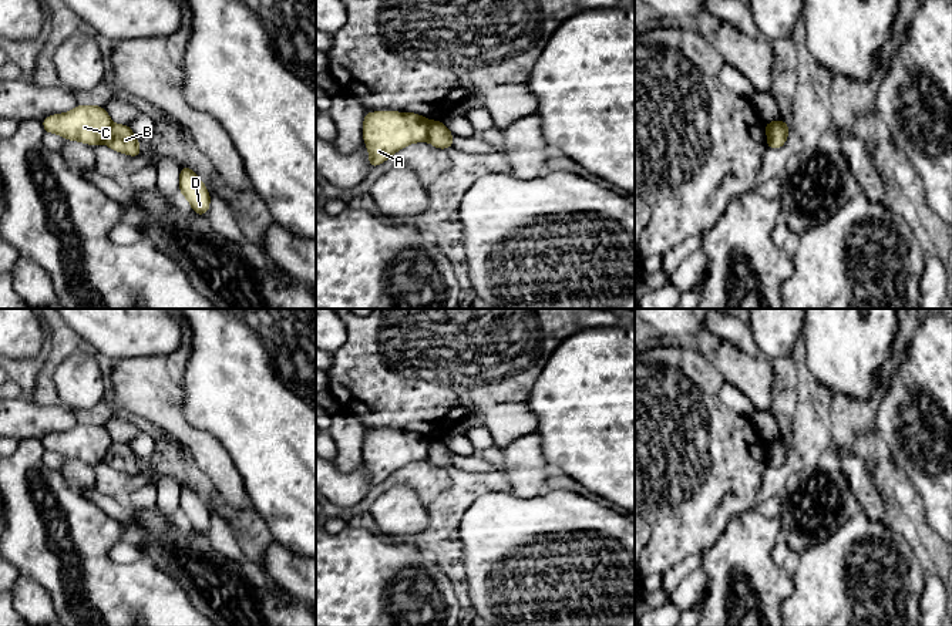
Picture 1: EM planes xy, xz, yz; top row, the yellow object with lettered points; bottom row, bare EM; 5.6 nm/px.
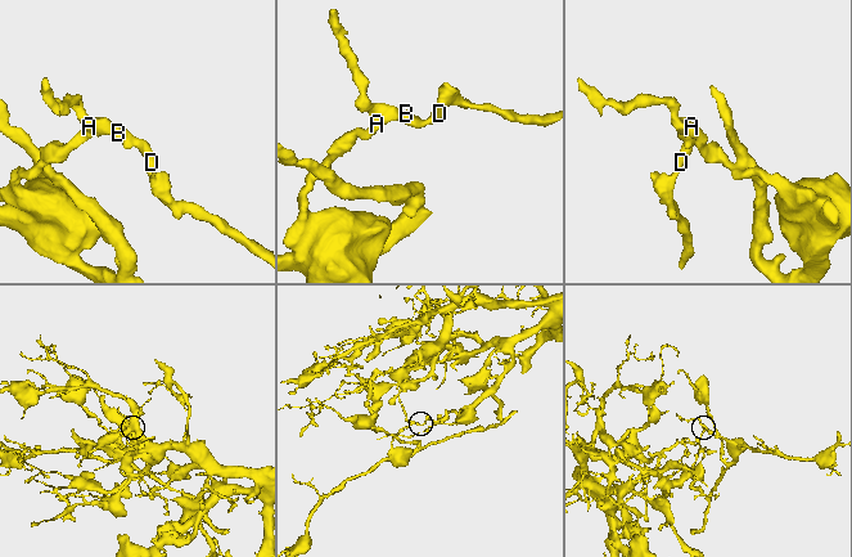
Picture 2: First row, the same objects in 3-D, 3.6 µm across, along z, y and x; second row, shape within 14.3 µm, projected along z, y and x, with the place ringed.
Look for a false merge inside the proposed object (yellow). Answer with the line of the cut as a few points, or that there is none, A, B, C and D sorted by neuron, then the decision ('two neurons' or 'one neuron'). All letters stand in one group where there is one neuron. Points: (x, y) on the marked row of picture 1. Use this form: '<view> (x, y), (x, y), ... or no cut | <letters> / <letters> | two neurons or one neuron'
xz (431, 121), (426, 140) | A C / B D | two neurons

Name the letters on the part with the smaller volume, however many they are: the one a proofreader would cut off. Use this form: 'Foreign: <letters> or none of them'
Foreign: A, C

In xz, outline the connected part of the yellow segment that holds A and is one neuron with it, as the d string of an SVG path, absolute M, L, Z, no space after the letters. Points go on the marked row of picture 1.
M366 112L361 132L369 149L370 169L404 147L427 141L430 124L428 118L414 112Z

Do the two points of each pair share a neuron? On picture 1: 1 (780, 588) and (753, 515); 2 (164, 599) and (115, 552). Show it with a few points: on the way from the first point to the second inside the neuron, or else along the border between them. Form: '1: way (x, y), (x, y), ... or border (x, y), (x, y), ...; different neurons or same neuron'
1: way (762, 569), (753, 561), (753, 534); same neuron
2: border (107, 552), (115, 562), (145, 561); different neurons

